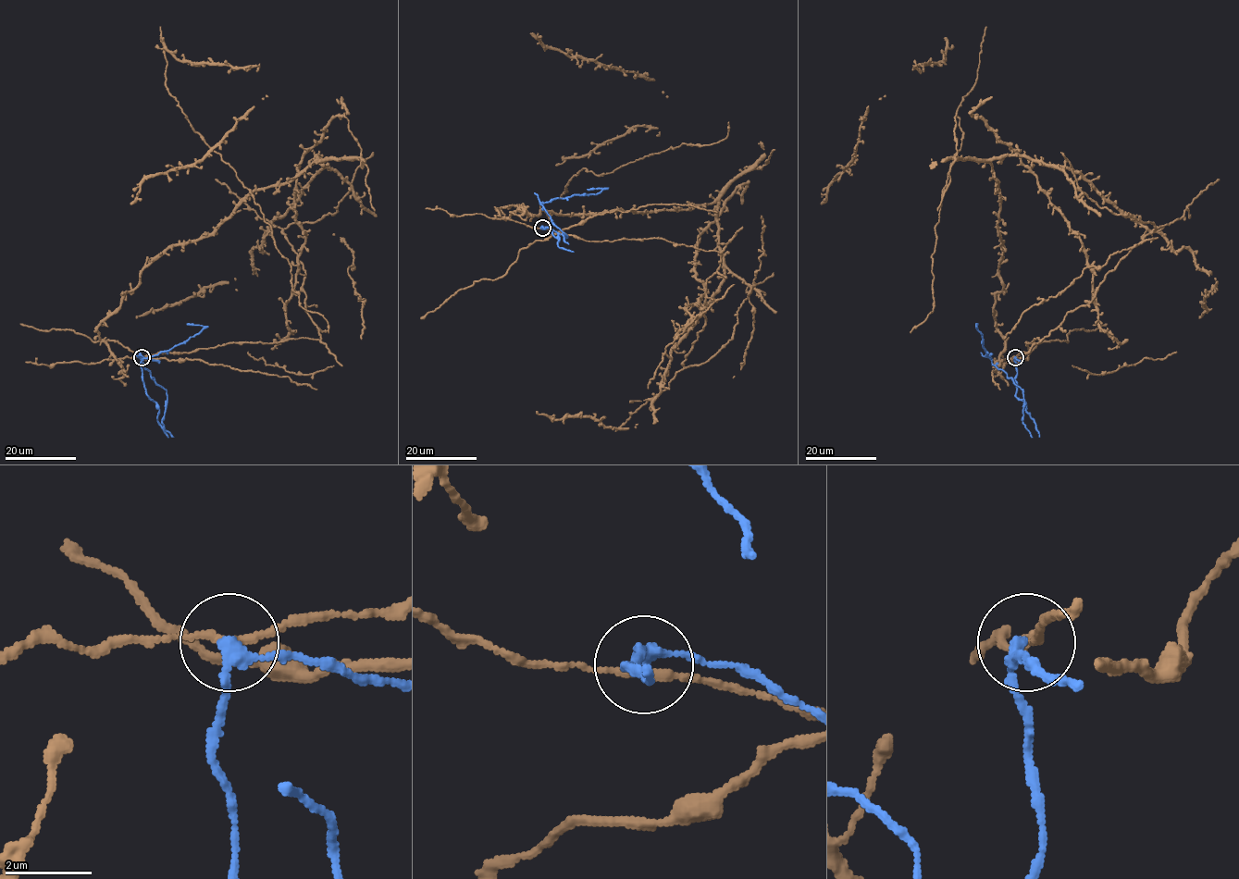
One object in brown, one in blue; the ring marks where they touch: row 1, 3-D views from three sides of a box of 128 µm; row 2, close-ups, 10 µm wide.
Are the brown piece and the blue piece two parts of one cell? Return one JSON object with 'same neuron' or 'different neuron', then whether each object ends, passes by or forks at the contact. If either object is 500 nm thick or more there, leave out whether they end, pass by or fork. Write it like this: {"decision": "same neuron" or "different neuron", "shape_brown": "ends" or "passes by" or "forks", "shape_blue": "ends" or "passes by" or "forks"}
{"decision": "different neuron", "shape_brown": "passes by", "shape_blue": "passes by"}

